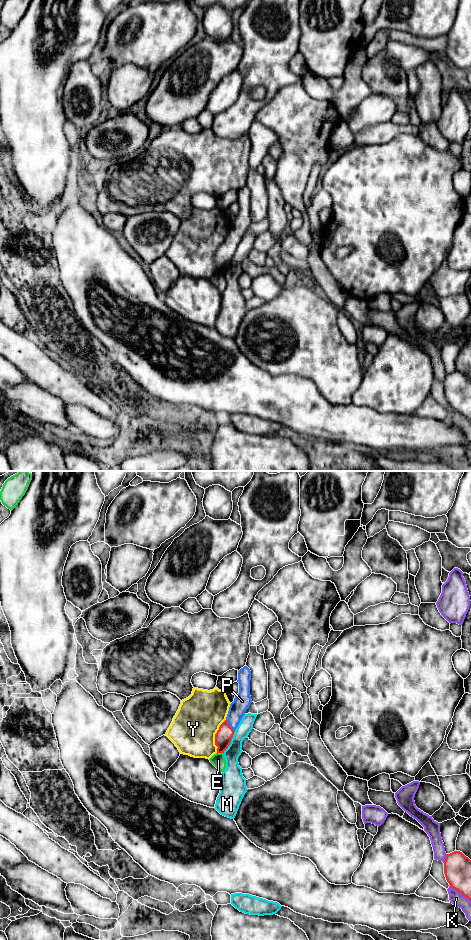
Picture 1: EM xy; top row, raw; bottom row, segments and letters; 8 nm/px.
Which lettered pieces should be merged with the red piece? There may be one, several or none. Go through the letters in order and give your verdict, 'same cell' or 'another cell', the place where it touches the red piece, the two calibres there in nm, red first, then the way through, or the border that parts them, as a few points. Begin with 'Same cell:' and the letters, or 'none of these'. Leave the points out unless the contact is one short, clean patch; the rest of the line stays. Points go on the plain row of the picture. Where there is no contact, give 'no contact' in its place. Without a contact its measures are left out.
Same cell: P
E: another cell; meets red in xy at (220, 272); 140 nm thick on the red side, 110 nm on the other
K: another cell; meets red in xy at (460, 412); 220 nm thick on the red side, 110 nm on the other
M: another cell; meets red in xy at (230, 261); 140 nm thick on the red side, 140 nm on the other
P: same cell; meets red in xy at (228, 244); 140 nm thick on the red side, 140 nm on the other; runs through xy (223, 257), (228, 244), (233, 239), (242, 221)
Y: another cell; meets red in xy at (215, 256); 140 nm thick on the red side, 360 nm on the other

